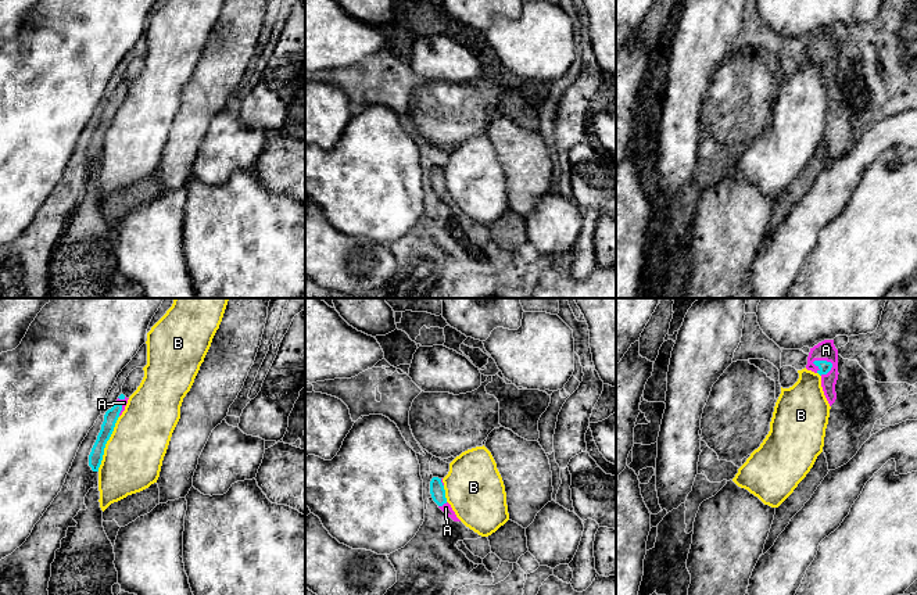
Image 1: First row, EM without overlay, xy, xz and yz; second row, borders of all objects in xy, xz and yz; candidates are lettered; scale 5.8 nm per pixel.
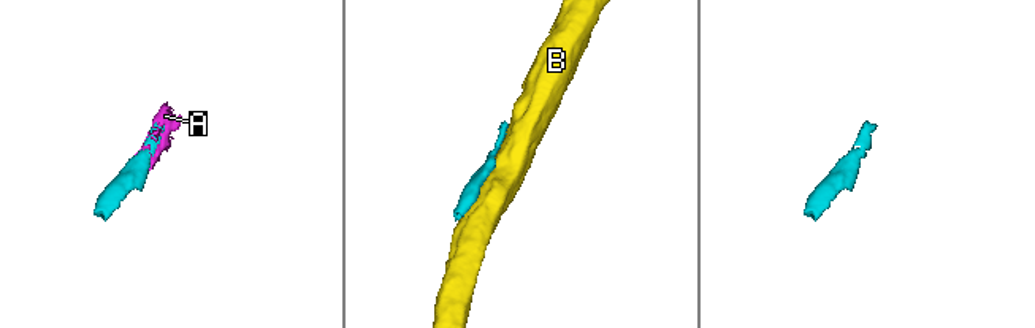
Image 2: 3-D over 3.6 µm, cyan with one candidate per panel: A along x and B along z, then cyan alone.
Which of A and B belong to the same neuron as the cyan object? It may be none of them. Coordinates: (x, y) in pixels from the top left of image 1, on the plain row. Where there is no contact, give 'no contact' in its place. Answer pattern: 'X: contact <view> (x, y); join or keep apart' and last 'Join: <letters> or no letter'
A: contact yz (823, 50); join
B: contact xy (106, 132); keep apart
Join: A

